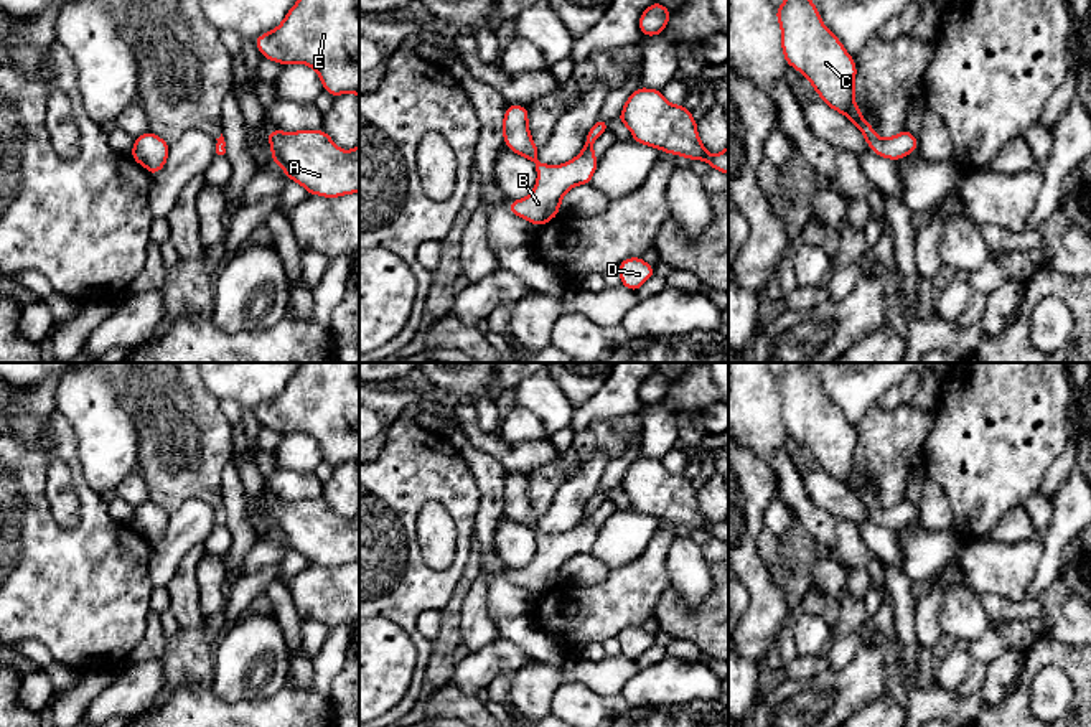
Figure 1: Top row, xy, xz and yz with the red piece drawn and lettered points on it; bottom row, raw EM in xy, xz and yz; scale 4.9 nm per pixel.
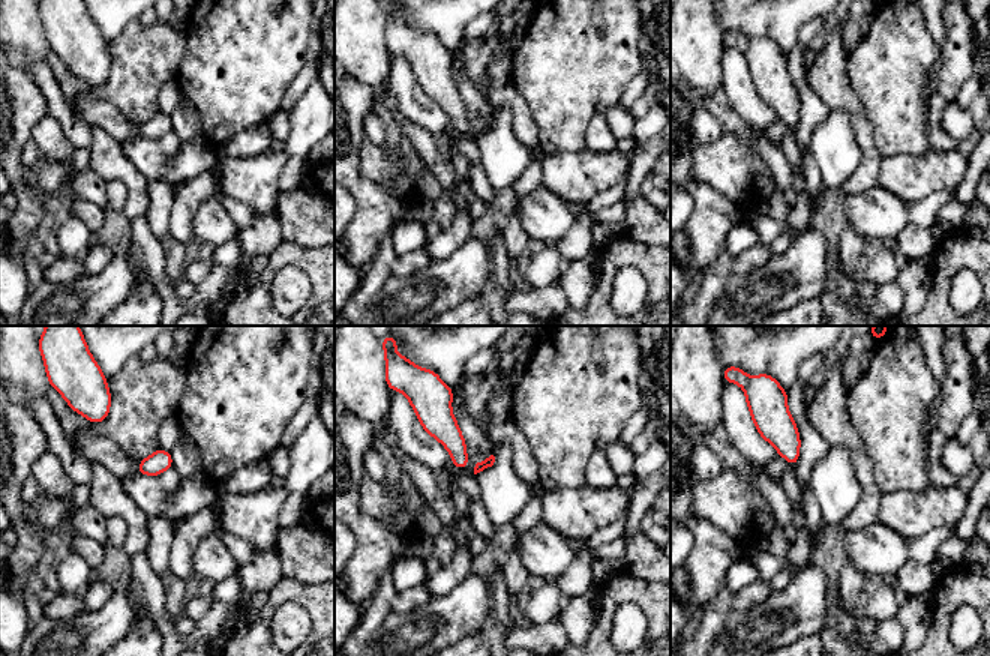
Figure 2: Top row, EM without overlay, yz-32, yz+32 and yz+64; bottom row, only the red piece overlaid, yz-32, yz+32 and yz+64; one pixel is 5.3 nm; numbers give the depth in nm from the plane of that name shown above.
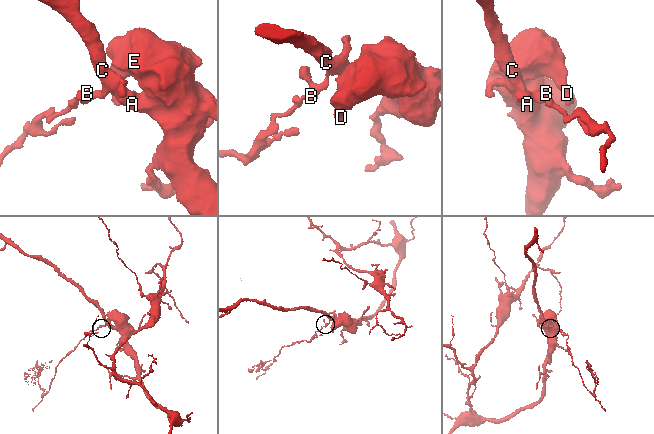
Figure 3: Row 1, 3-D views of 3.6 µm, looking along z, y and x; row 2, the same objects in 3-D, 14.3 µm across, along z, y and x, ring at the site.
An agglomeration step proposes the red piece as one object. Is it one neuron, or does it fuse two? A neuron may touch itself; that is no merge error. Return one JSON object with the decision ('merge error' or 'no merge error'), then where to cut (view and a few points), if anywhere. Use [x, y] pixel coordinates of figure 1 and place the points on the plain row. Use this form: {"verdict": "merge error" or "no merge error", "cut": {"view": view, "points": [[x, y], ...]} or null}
{"verdict": "no merge error", "cut": null}

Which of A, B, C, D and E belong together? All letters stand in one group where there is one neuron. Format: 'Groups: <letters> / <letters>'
Groups: A B C D E

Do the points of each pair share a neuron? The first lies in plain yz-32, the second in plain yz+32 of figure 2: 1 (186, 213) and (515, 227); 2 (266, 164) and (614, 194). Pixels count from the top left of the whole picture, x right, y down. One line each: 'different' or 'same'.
1: same
2: different

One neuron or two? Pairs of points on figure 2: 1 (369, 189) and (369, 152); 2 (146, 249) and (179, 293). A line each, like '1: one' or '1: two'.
1: two
2: one

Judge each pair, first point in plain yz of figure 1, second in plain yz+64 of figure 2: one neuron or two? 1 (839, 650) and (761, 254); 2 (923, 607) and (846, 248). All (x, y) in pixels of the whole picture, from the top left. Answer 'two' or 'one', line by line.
1: two
2: one

